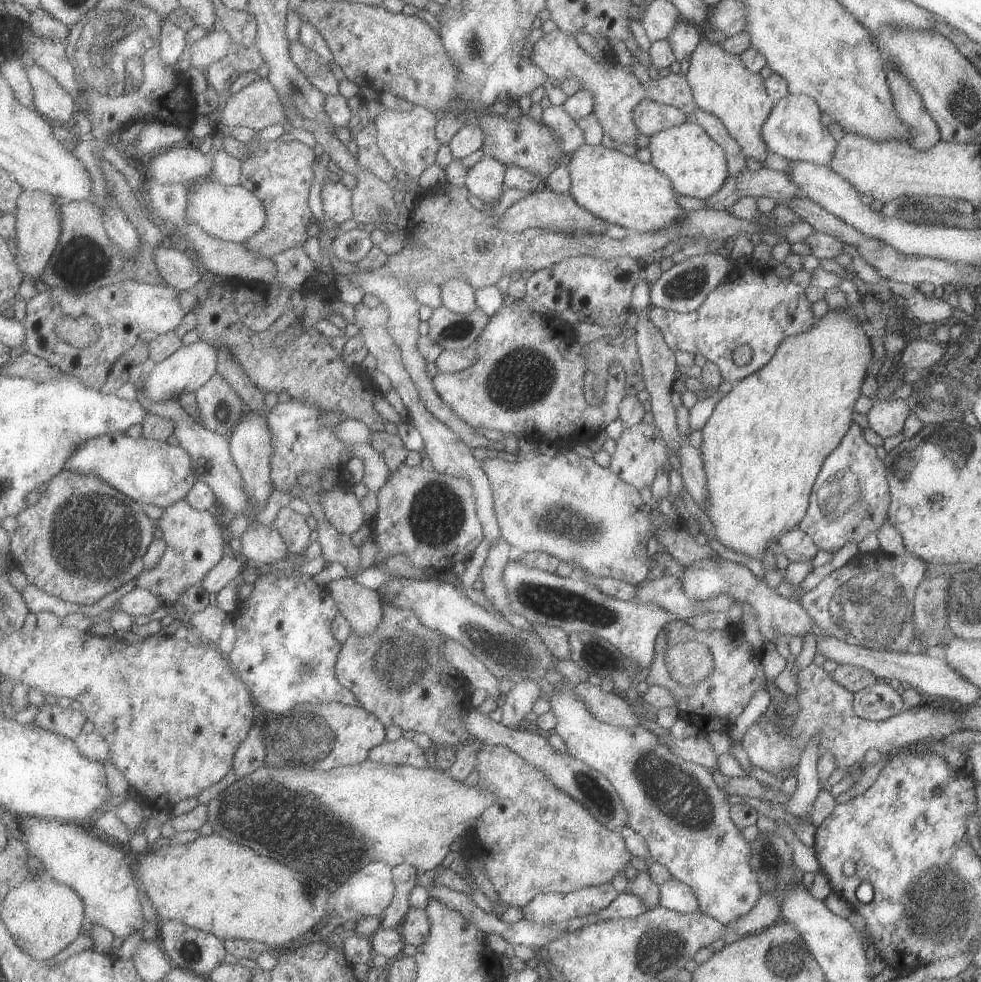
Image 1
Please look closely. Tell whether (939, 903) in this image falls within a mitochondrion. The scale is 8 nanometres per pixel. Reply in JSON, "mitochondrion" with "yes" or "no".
{"mitochondrion":"yes"}

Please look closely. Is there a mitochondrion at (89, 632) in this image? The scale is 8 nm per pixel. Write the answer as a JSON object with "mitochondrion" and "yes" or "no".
{"mitochondrion":"no"}

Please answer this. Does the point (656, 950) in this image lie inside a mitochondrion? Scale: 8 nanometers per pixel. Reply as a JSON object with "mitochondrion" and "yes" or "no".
{"mitochondrion":"yes"}

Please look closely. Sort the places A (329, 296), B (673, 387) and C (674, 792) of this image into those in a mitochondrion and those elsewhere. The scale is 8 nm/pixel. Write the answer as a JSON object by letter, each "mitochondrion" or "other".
{"A":"other","B":"other","C":"mitochondrion"}

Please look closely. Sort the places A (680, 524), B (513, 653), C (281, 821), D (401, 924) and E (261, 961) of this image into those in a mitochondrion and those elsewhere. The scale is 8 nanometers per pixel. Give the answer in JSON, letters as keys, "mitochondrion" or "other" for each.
{"A":"other","B":"mitochondrion","C":"mitochondrion","D":"other","E":"other"}

